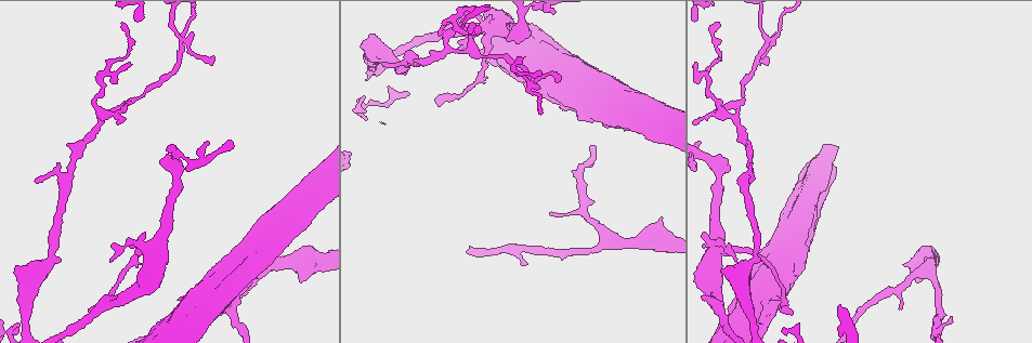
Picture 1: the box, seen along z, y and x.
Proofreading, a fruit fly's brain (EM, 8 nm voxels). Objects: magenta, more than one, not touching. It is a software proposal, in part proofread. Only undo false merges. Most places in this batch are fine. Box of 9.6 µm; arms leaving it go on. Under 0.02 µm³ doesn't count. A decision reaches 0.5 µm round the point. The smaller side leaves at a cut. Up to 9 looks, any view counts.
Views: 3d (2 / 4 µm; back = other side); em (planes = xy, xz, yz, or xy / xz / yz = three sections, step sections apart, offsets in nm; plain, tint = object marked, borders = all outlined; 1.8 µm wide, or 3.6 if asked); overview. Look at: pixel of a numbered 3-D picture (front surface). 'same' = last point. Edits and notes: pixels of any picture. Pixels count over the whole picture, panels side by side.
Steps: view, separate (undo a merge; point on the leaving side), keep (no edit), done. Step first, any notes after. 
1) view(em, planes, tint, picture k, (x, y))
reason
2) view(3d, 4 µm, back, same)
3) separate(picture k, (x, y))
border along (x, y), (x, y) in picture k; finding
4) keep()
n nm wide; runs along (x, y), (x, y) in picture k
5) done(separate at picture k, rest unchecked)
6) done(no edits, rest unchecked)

view(em, yz, step 8, tint, picture 1, (100, 123))
four-way junction

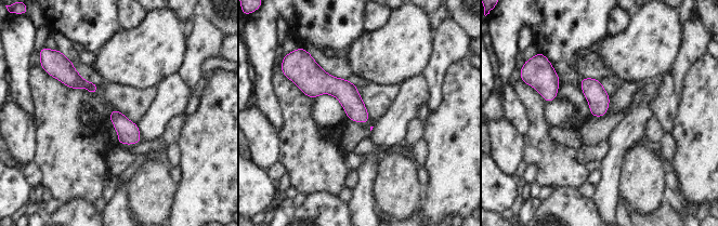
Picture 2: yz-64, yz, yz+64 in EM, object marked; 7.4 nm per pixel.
view(em, planes, borders, same)

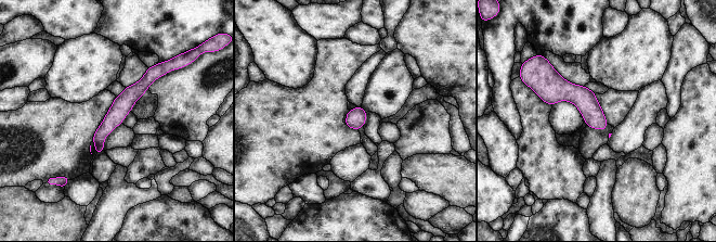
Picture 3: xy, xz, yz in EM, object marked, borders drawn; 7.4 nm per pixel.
keep()
runs along (154, 71), (121, 105), (93, 150) in picture 3; one neuron here

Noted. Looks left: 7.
view(3d, 2 µm, picture 1, (527, 79))
two arms in line, one across

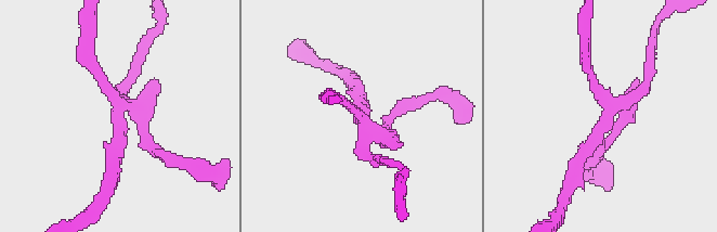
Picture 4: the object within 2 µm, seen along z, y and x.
view(em, planes, borders, picture 4, (363, 119))

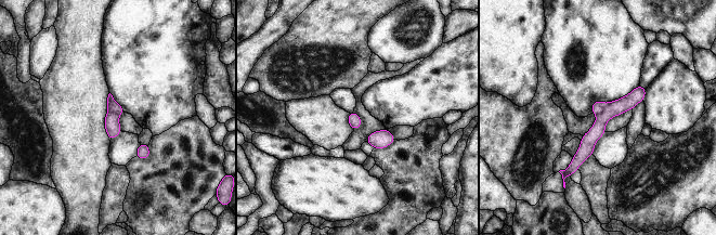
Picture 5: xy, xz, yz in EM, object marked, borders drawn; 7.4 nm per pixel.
separate(picture 5, (597, 106))
a second neuron is stuck on

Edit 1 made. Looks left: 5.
view(em, 3.6 µm, planes, plain, picture 1, (804, 207))
calibre changes

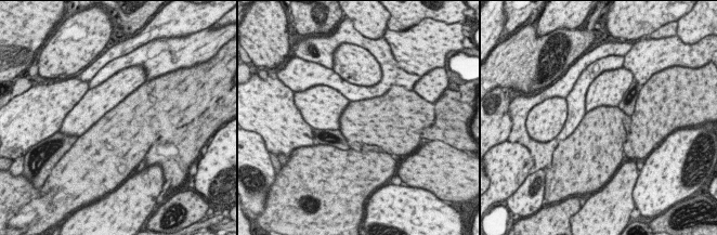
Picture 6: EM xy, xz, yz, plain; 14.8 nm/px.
view(em, 3.6 µm, planes, tint, same)
with the object marked

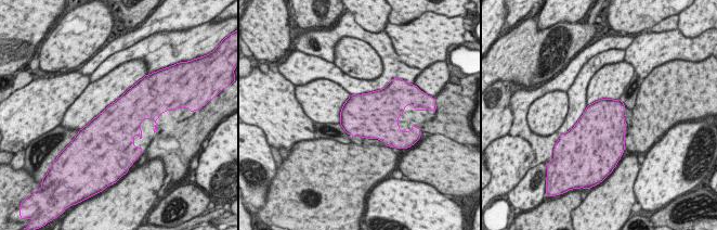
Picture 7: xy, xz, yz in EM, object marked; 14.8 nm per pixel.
keep()
all the same neuron

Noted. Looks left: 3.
view(3d, 4 µm, picture 1, (710, 263))
sudden change in width

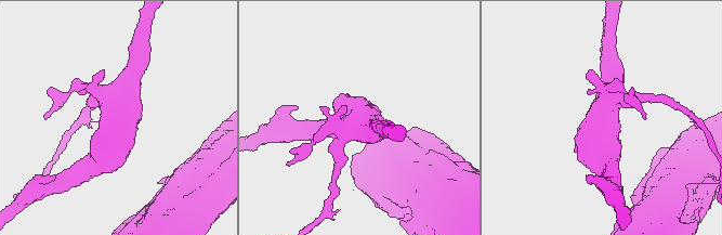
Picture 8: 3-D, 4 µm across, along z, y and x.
view(em, 3.6 µm, planes, tint, picture 8, (359, 124))

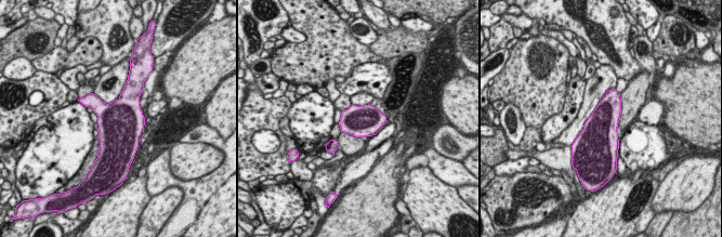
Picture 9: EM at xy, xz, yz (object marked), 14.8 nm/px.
keep()
all the same neuron

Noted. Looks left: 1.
done(separate at picture 5, rest unchecked)

